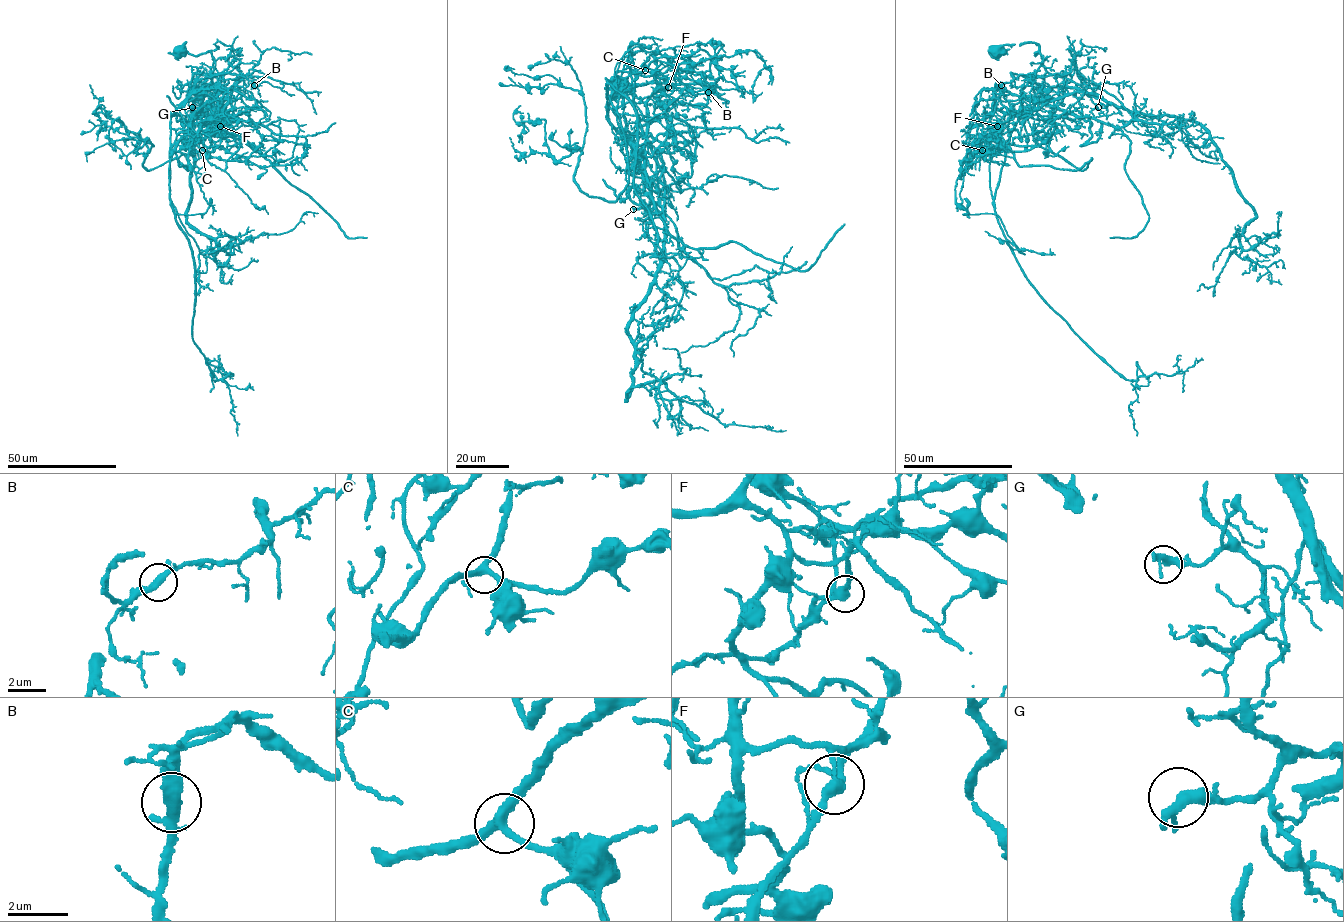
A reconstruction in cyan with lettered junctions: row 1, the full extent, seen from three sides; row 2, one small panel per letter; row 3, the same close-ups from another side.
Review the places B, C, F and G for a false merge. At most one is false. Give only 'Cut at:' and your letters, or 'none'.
Cut at: F

